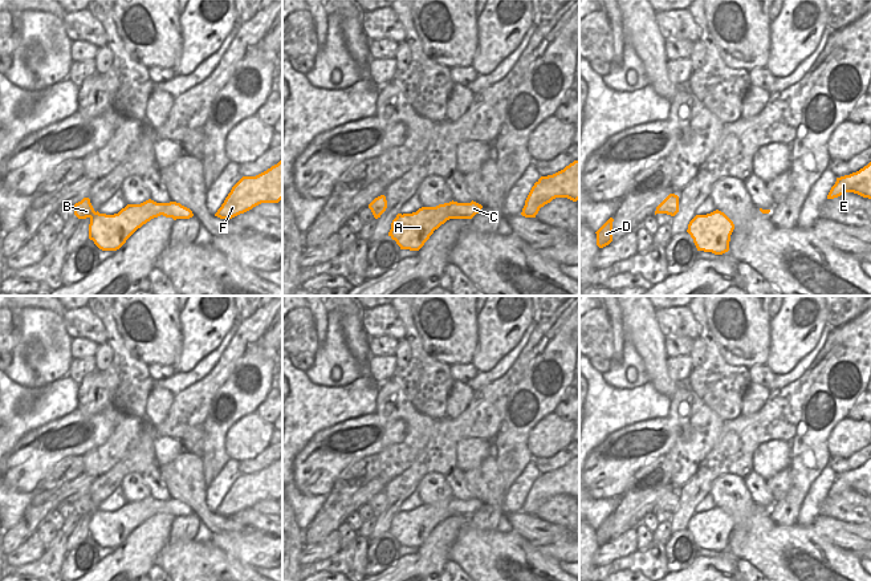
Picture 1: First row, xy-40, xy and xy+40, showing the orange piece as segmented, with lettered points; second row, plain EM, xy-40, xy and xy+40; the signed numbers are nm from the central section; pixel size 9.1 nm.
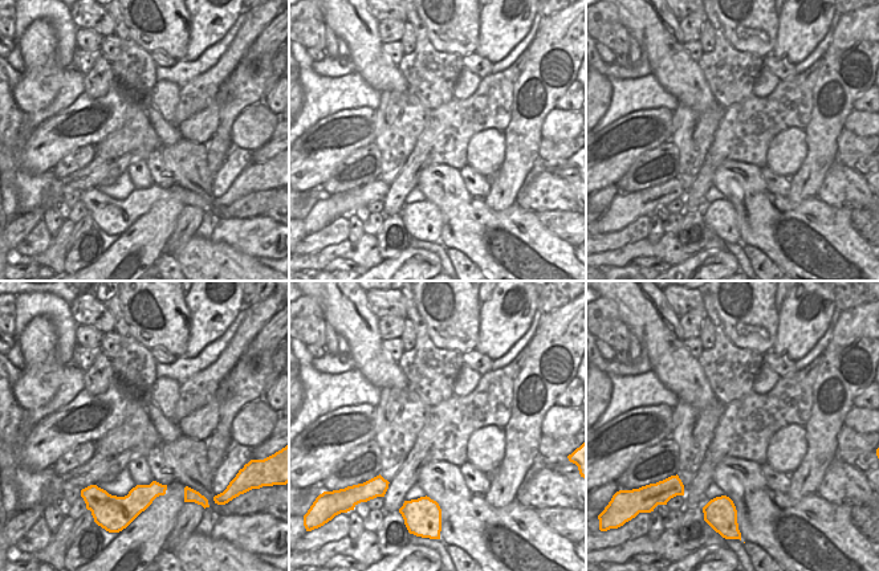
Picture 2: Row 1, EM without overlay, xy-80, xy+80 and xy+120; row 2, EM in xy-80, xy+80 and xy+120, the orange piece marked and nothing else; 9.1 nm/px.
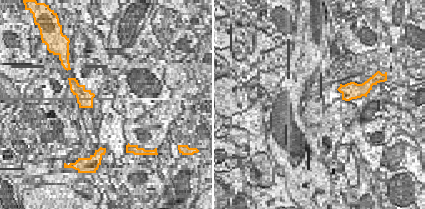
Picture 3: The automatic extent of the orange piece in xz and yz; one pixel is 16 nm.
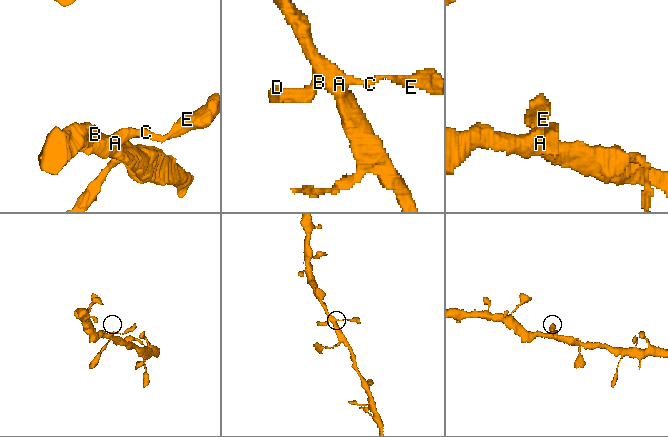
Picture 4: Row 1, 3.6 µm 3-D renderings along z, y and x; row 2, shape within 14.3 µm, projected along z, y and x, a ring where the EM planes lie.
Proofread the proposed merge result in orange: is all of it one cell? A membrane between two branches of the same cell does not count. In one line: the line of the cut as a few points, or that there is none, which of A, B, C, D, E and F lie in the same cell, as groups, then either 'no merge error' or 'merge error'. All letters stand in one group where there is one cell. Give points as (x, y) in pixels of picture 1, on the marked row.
no cut; A B C D E F; no merge error

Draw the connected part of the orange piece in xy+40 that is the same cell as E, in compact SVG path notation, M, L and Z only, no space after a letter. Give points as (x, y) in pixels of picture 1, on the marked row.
M871 162L856 172L837 178L827 199L838 198L846 192L871 199Z

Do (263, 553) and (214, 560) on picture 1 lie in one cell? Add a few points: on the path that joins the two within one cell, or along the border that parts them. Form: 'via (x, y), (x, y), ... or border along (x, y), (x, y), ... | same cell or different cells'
border along (210, 541), (237, 560), (253, 567) | different cells

